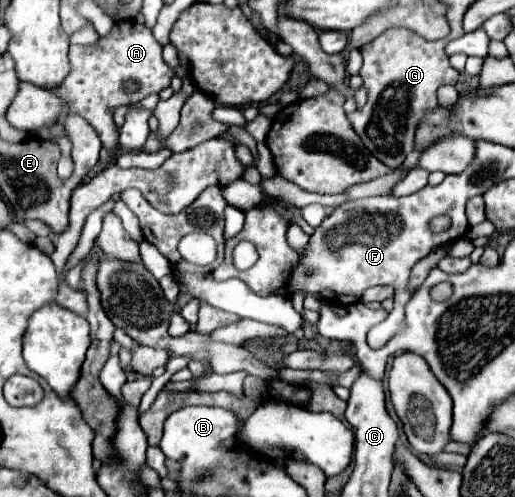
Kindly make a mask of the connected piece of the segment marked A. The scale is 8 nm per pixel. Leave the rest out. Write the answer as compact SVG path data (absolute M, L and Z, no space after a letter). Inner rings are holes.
M134 19L114 23L112 31L100 37L94 45L70 45L70 75L54 91L68 101L72 113L84 117L98 133L106 149L118 147L118 129L112 113L118 105L138 103L152 93L160 93L170 85L174 71L162 59L162 45L154 39L152 31ZM134 81L138 91L126 91L126 83Z

